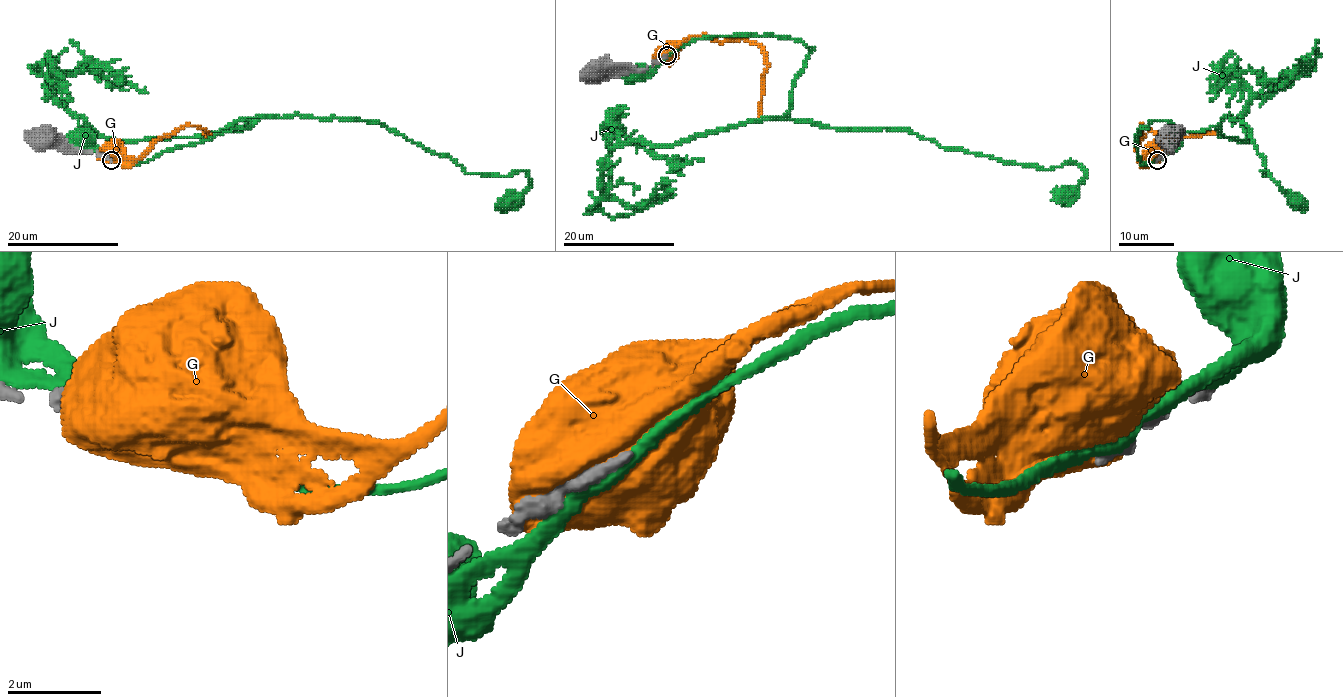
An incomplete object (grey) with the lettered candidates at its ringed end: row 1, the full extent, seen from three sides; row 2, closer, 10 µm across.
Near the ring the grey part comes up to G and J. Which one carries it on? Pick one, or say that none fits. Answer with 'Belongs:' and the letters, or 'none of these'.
Belongs: none of these

